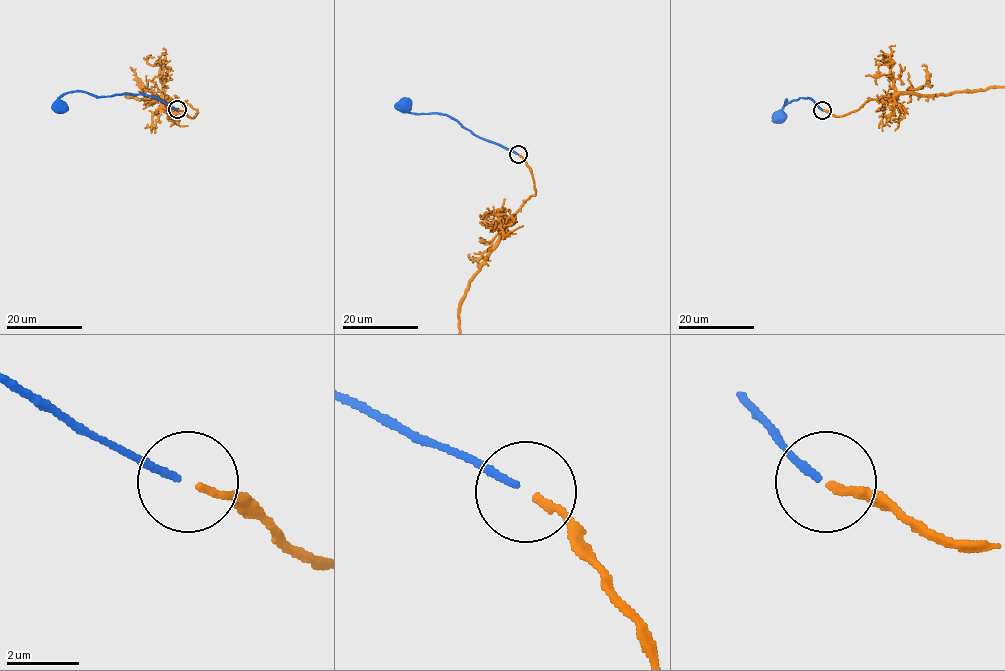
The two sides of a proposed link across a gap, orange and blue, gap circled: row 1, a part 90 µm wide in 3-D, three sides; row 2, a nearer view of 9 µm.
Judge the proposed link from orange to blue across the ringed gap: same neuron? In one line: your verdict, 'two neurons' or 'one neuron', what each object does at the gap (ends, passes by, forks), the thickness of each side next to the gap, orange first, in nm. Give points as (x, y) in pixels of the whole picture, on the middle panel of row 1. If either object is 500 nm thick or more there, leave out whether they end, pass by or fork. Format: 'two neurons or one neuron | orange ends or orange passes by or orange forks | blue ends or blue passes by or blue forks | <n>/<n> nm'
one neuron | orange ends | blue ends | 200/180 nm

